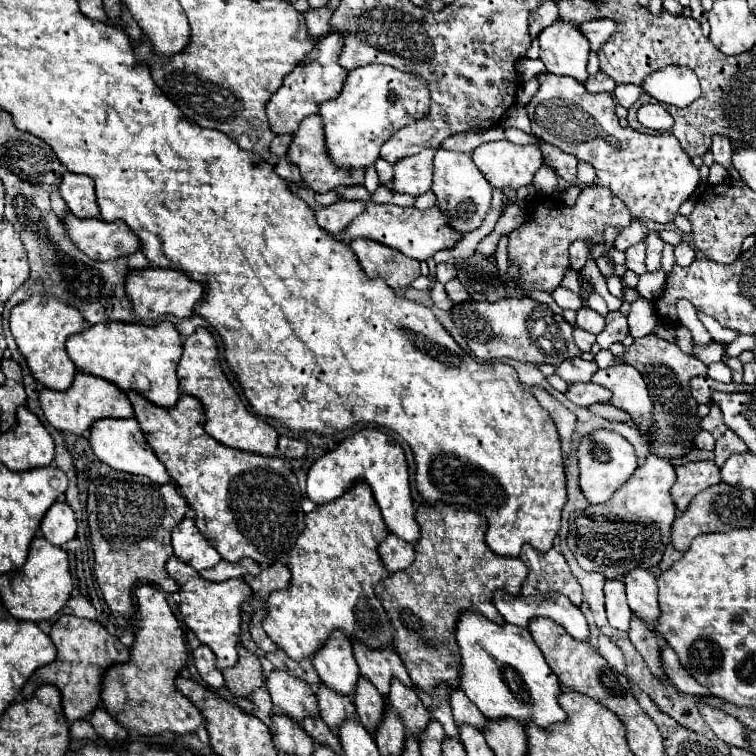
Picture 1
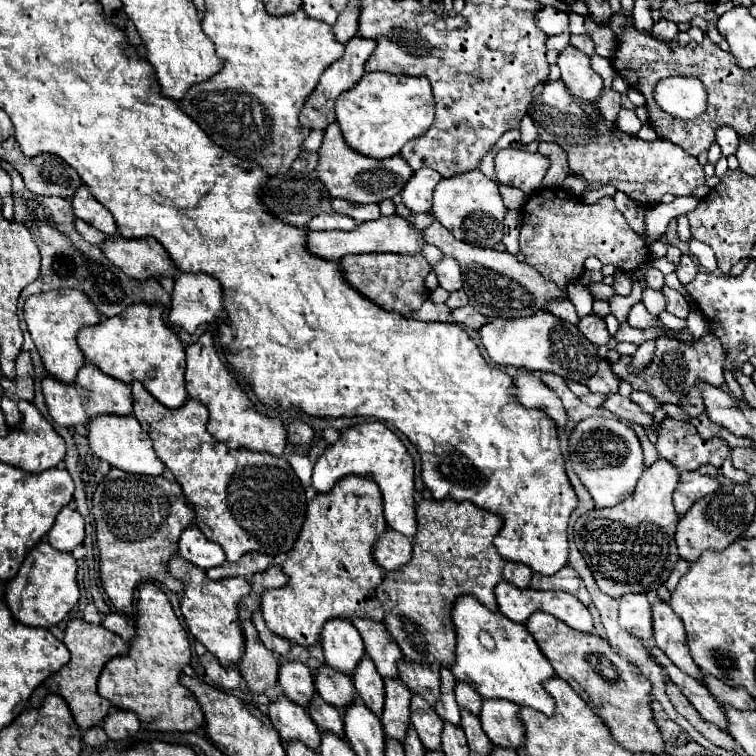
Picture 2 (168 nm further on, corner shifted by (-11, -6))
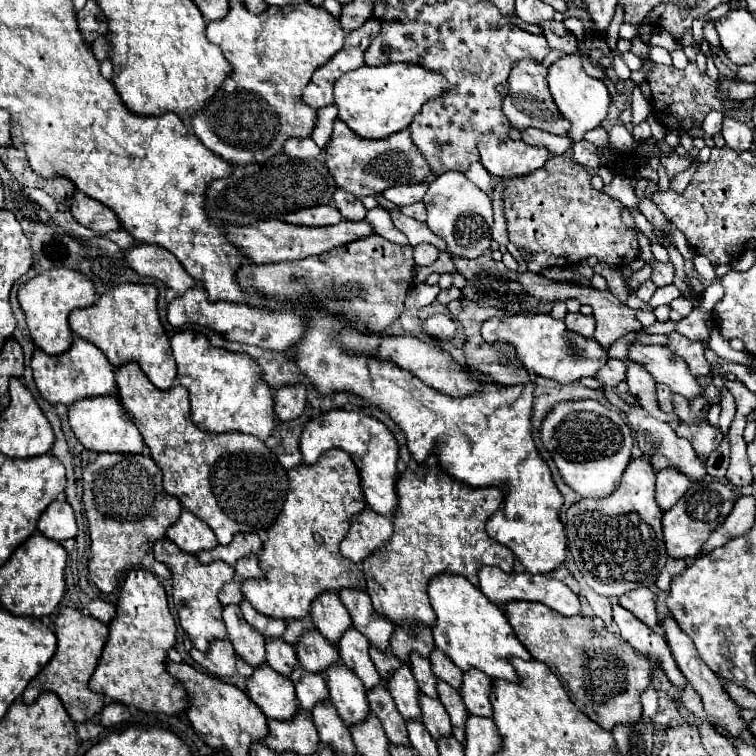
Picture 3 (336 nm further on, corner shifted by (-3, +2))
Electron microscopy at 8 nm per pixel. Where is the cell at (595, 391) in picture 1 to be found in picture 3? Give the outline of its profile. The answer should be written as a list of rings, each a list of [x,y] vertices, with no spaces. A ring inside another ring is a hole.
[[[638,403],[628,405],[628,411],[626,411],[624,415],[626,415],[628,423],[632,425],[632,429],[636,431],[636,435],[640,435],[640,437],[636,437],[638,447],[642,449],[644,457],[650,457],[650,461],[652,461],[652,465],[654,465],[656,471],[660,471],[660,469],[664,469],[664,467],[676,467],[676,469],[682,469],[682,473],[686,473],[688,477],[692,477],[692,481],[700,481],[700,479],[706,475],[704,463],[698,459],[698,455],[696,455],[696,451],[692,449],[692,445],[690,445],[686,439],[678,437],[668,423],[654,419],[654,417],[652,417],[642,405],[638,405]]]

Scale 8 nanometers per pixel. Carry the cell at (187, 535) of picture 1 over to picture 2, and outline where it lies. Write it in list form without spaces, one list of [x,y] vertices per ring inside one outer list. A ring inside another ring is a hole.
[[[190,525],[182,535],[180,535],[180,541],[178,541],[178,551],[180,555],[194,563],[196,567],[208,571],[212,567],[218,567],[226,561],[226,555],[222,551],[222,547],[210,539],[204,537],[204,533],[196,527],[196,525]]]

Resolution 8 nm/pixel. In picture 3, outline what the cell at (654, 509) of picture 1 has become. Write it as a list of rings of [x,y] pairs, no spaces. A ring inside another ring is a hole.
[[[648,457],[632,459],[620,487],[606,499],[580,499],[566,513],[570,553],[584,581],[604,597],[618,597],[638,587],[652,587],[666,565],[662,509],[654,499],[656,471]]]

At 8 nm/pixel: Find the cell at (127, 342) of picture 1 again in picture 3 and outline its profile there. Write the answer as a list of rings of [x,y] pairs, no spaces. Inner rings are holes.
[[[120,285],[120,289],[104,293],[98,303],[72,311],[68,321],[72,333],[94,343],[106,355],[110,365],[122,367],[134,361],[158,389],[166,391],[176,381],[176,363],[170,353],[170,339],[160,323],[156,299],[158,289],[154,285]]]

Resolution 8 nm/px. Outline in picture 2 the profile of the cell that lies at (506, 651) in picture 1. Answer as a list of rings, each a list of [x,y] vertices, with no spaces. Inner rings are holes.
[[[470,595],[456,597],[452,607],[452,621],[458,633],[458,641],[450,671],[456,679],[466,681],[484,699],[508,699],[516,705],[554,715],[554,699],[542,687],[542,681],[554,677],[554,669],[522,623],[514,623],[502,613],[490,611]]]

